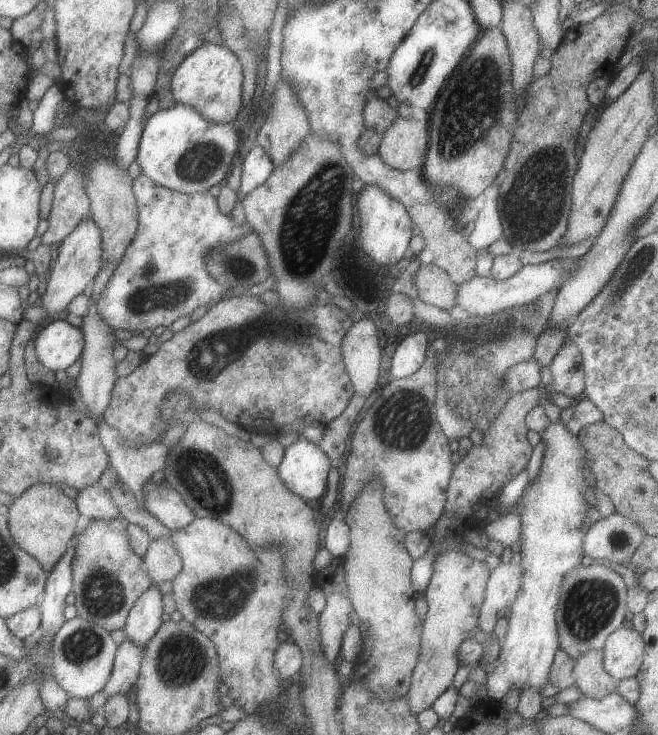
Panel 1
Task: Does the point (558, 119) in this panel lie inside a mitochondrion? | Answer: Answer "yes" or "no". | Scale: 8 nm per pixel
no

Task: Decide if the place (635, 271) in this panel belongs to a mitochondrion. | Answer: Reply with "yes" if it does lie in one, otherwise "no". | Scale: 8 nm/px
yes

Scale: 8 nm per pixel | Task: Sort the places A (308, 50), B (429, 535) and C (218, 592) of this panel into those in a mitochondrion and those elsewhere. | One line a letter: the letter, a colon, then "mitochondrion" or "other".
A: mitochondrion
B: other
C: mitochondrion

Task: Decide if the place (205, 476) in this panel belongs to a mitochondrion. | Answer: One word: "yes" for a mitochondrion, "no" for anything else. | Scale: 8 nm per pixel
yes

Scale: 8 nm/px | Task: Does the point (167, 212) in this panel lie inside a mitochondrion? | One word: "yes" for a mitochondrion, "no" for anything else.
no

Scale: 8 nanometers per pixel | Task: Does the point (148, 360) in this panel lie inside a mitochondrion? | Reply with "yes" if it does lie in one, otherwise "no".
no

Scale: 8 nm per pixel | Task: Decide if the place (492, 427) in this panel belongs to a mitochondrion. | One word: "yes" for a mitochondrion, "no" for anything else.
no

